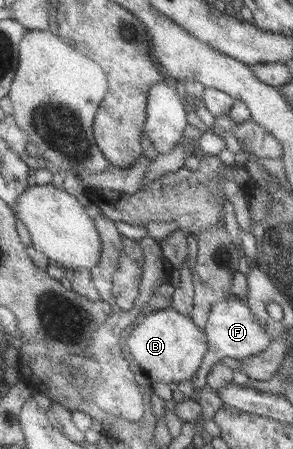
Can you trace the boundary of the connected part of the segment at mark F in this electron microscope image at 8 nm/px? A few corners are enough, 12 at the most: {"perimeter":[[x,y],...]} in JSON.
{"perimeter":[[246,300],[213,305],[208,352],[193,377],[199,397],[221,359],[261,355],[273,341]]}

